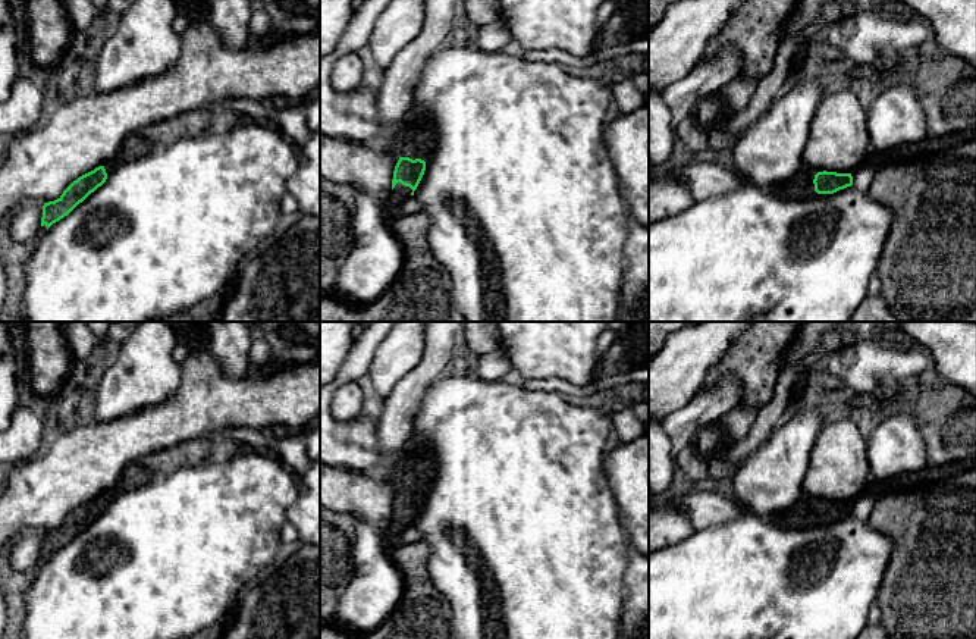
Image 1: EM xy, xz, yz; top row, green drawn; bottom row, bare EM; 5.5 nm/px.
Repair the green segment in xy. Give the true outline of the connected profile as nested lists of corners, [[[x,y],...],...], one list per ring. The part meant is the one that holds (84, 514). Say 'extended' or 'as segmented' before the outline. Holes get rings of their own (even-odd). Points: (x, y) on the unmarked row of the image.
extended; [[[139,463],[129,464],[125,470],[125,479],[116,491],[106,492],[79,505],[63,520],[63,523],[57,529],[44,532],[40,566],[53,552],[68,545],[91,521],[94,521],[98,516],[101,516],[106,511],[106,508],[110,505],[113,497],[116,495],[119,489],[145,482],[148,479],[150,477],[147,472]]]

